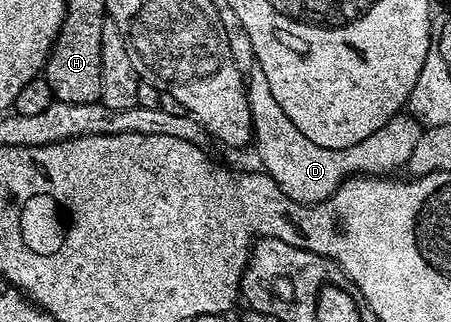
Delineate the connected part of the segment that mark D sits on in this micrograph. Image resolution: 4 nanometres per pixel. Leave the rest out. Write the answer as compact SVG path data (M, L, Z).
M254 65L253 69L247 74L247 89L249 91L249 107L251 108L251 116L253 117L253 137L255 139L255 147L257 146L257 154L261 157L264 173L269 174L275 180L275 184L279 184L279 188L291 200L302 202L304 206L314 206L317 202L324 202L333 195L336 190L348 178L354 176L389 176L400 168L408 167L411 160L411 152L415 152L415 144L419 144L423 133L423 126L416 118L408 113L402 112L394 116L391 121L383 128L379 128L379 132L371 132L371 136L367 136L367 140L359 140L359 144L351 144L351 148L319 148L319 144L311 144L311 140L307 140L307 136L303 136L303 132L299 132L299 128L295 128L295 124L291 124L291 120L287 116L287 112L283 112L283 108L279 108L279 100L275 100L275 96L271 96L271 84L267 84L267 76L263 76L263 68Z

